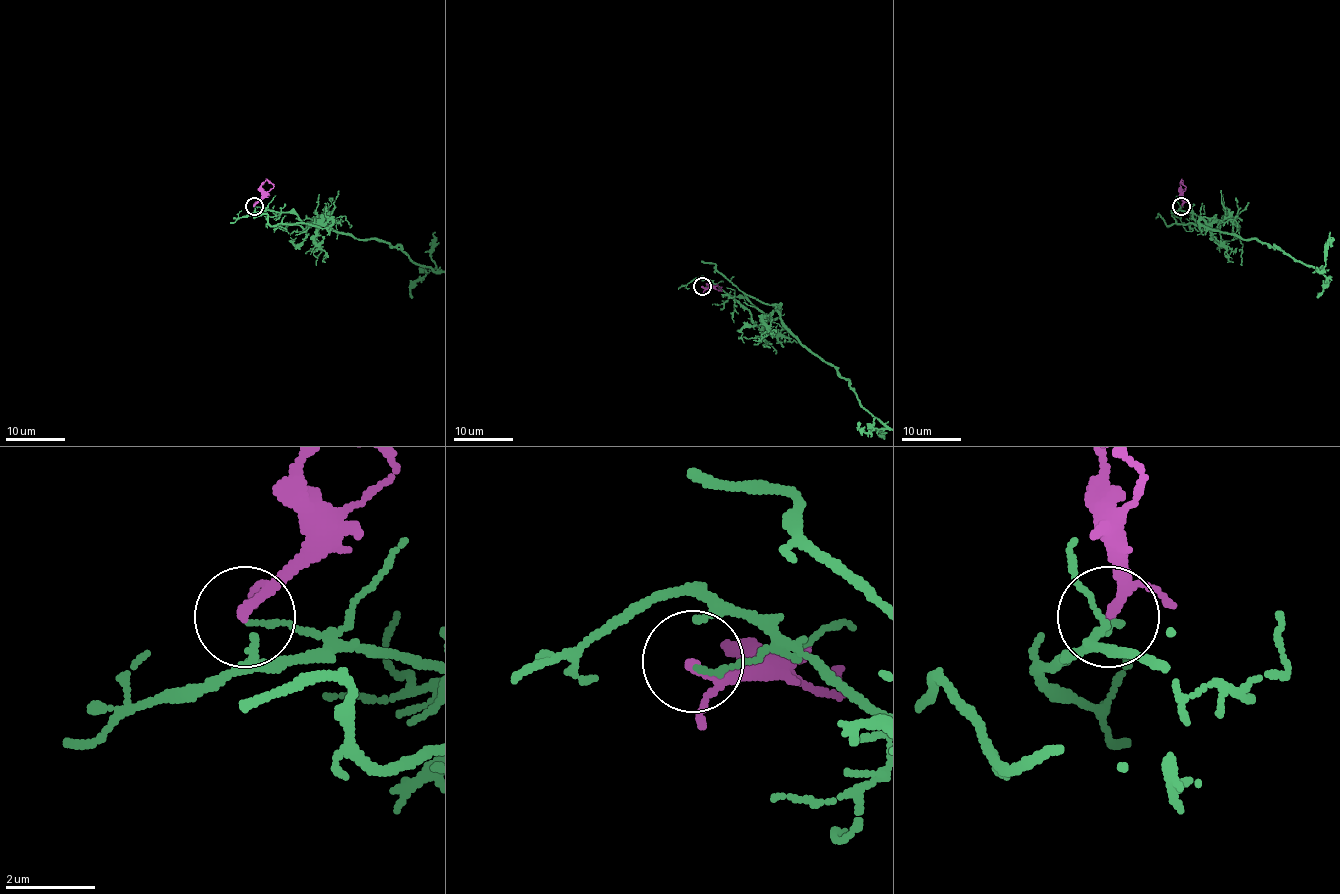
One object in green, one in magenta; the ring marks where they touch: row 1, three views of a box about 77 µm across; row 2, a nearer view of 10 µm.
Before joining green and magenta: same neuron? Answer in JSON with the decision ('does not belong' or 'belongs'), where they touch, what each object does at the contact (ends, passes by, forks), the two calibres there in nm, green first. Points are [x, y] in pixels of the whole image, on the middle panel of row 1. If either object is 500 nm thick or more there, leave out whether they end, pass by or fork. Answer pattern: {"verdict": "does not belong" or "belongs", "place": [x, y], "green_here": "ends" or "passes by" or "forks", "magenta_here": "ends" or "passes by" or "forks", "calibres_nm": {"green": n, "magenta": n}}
{"verdict": "does not belong", "place": [702, 286], "green_here": "ends", "magenta_here": "passes by", "calibres_nm": {"green": 110, "magenta": 160}}

